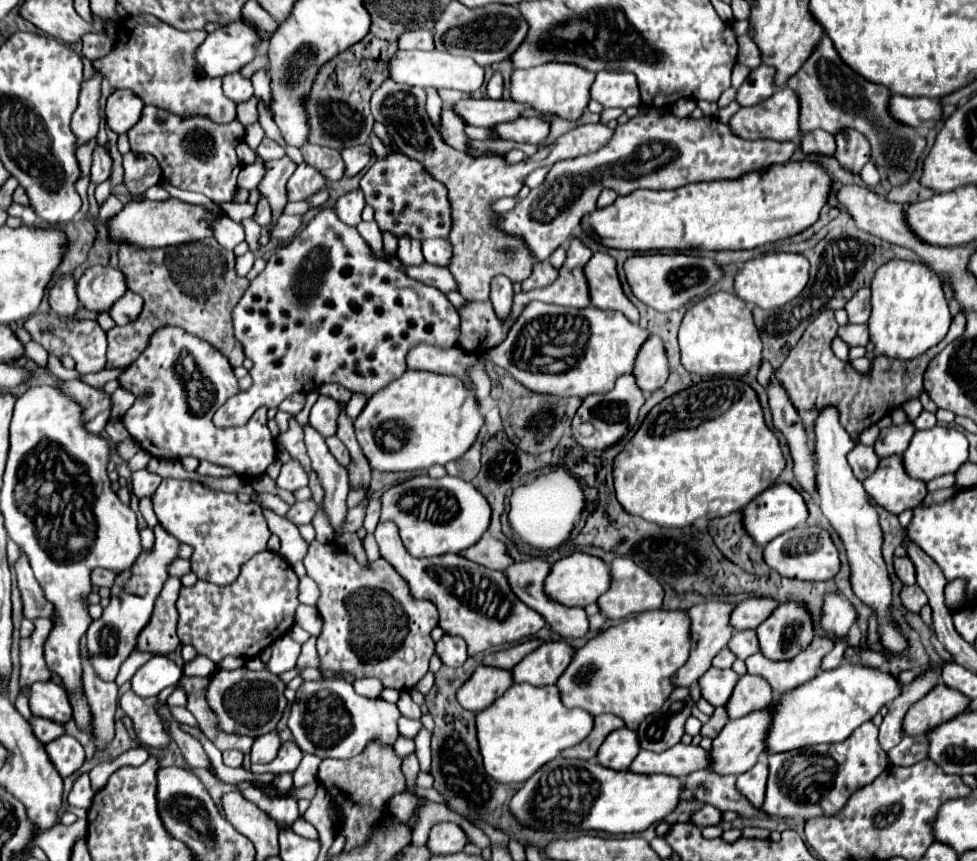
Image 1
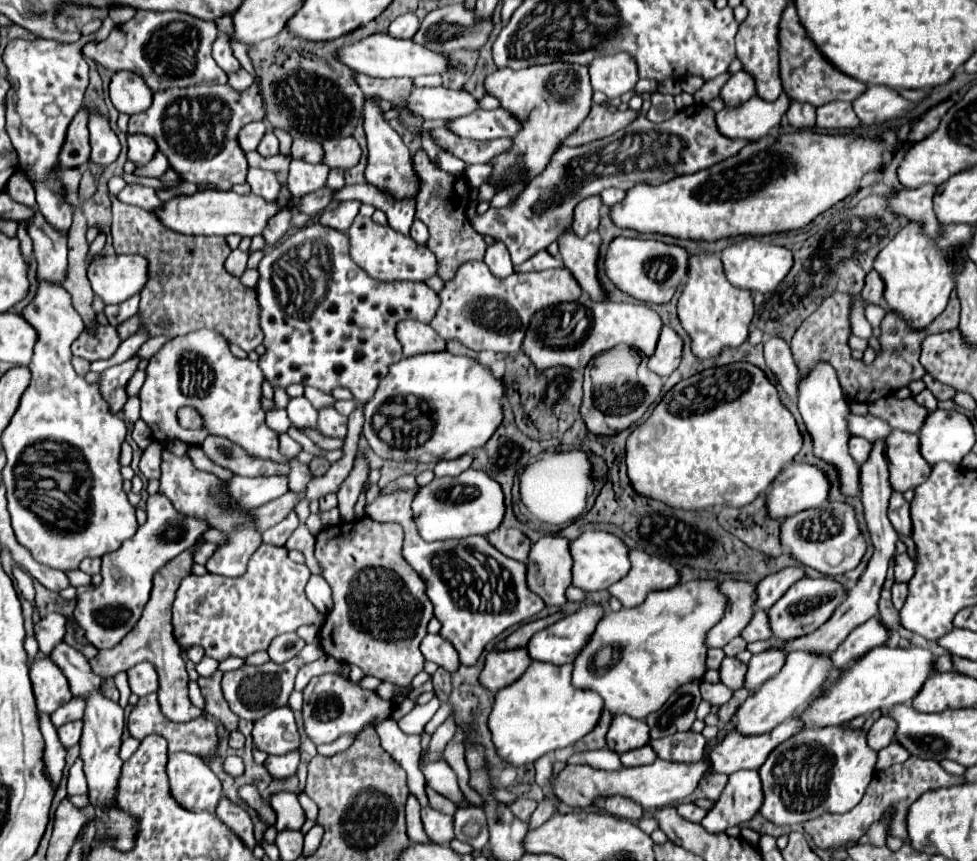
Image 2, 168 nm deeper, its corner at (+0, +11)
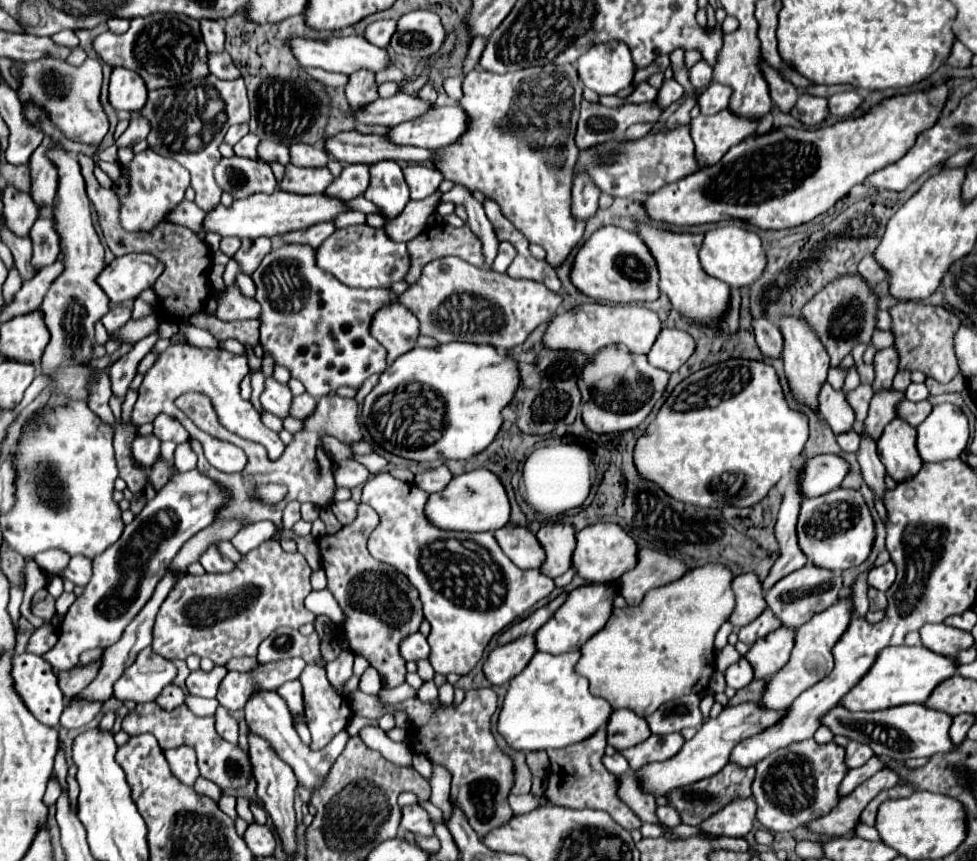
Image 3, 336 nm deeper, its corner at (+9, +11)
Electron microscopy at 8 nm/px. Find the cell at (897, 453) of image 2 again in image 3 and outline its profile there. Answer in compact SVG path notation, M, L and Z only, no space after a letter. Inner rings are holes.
M894 418L878 438L878 456L896 482L918 474L922 458L916 452L916 428L902 418Z

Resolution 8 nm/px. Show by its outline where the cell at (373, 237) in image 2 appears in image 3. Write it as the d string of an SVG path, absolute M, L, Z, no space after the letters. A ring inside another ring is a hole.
M368 224L348 226L336 230L322 246L316 250L316 262L320 270L334 274L344 286L350 288L390 288L392 282L398 282L406 276L410 268L410 258L406 244L392 242L382 228L370 228Z

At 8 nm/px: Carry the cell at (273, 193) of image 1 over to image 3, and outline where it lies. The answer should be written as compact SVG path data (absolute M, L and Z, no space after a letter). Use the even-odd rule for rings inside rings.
M246 238L242 240L238 252L234 254L234 260L240 264L240 272L252 276L268 252L270 252L270 238L256 238L256 240Z

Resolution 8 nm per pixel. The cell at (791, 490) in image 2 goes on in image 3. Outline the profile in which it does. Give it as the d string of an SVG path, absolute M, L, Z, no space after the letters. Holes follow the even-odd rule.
M818 454L810 458L802 470L802 476L800 476L802 492L808 498L826 494L838 488L848 472L850 472L850 464L842 456Z

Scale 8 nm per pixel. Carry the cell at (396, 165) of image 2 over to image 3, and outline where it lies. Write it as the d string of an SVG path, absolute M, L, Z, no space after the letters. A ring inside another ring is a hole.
M358 70L350 74L348 84L346 84L346 96L348 96L350 106L364 106L364 104L374 102L374 98L378 98L374 72Z

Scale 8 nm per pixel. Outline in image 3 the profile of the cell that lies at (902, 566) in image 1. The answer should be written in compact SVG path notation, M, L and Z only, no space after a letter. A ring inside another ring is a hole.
M892 562L878 566L878 568L872 568L868 572L868 584L880 592L886 592L894 580L896 580L896 566Z

